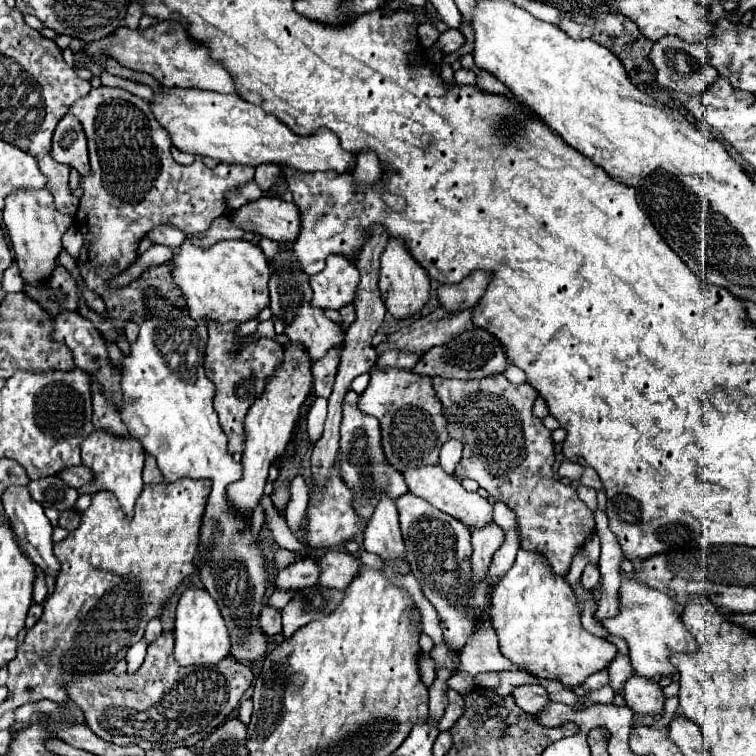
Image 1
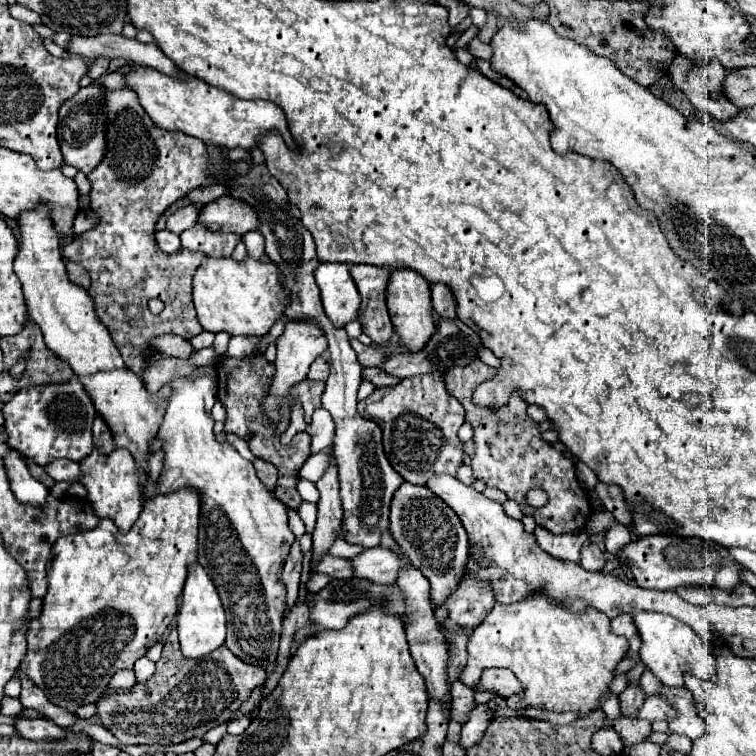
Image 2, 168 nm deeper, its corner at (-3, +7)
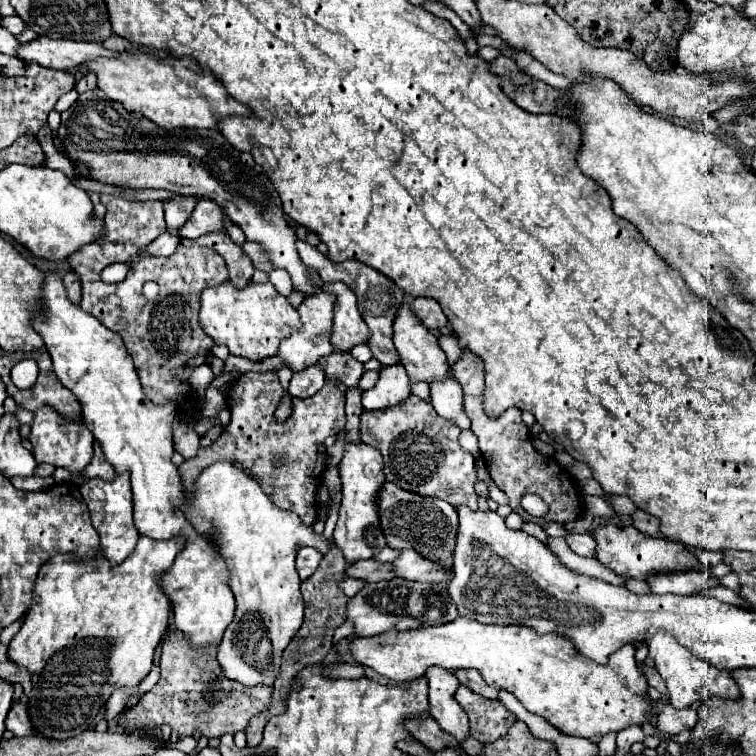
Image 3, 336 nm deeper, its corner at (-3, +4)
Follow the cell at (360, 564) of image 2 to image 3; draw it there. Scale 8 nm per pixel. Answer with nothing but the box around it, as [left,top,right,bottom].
[394,550,454,582]

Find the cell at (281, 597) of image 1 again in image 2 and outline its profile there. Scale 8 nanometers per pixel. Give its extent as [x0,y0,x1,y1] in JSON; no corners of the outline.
[306,575,330,593]

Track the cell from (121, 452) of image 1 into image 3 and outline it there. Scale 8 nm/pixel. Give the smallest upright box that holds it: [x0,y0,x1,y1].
[80,474,140,566]

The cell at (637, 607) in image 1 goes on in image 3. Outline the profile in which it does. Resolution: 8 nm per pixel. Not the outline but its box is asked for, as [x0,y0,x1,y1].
[648,634,740,710]

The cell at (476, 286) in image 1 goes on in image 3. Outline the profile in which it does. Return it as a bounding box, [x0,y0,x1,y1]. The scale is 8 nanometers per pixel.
[410,298,448,330]

